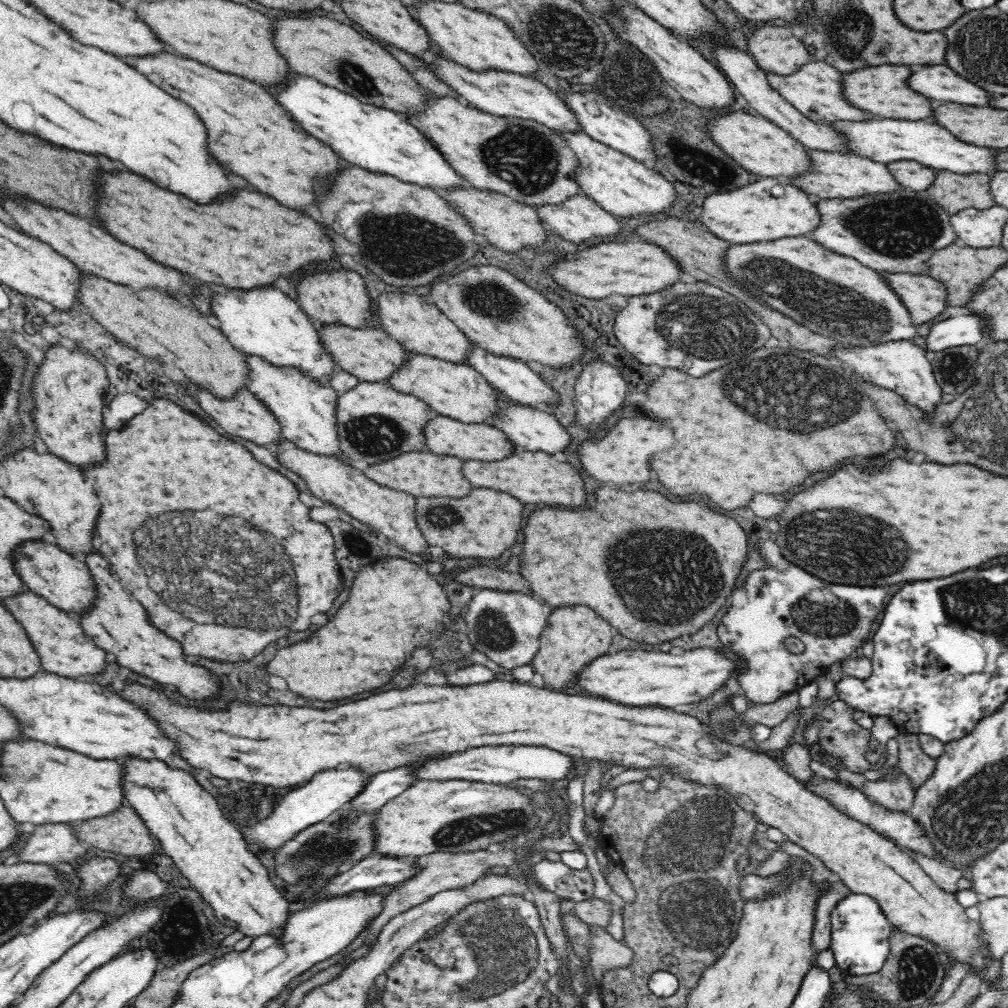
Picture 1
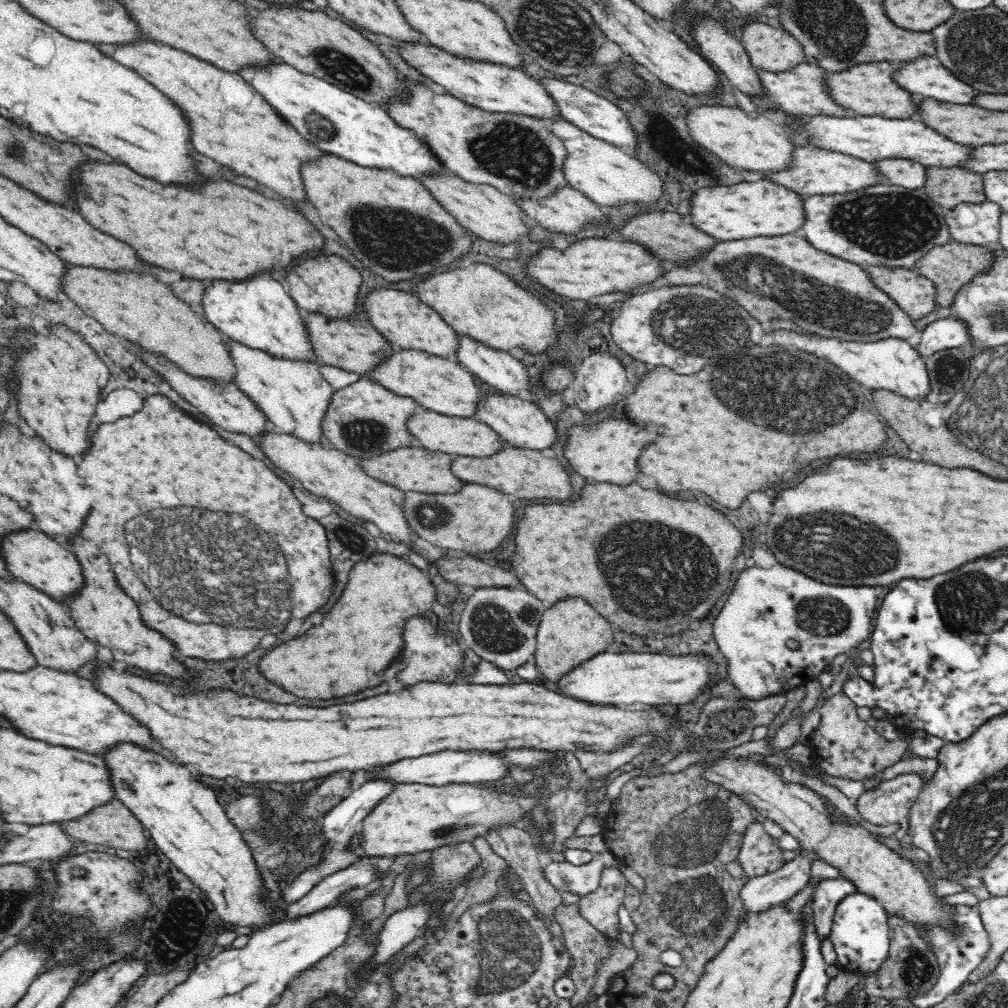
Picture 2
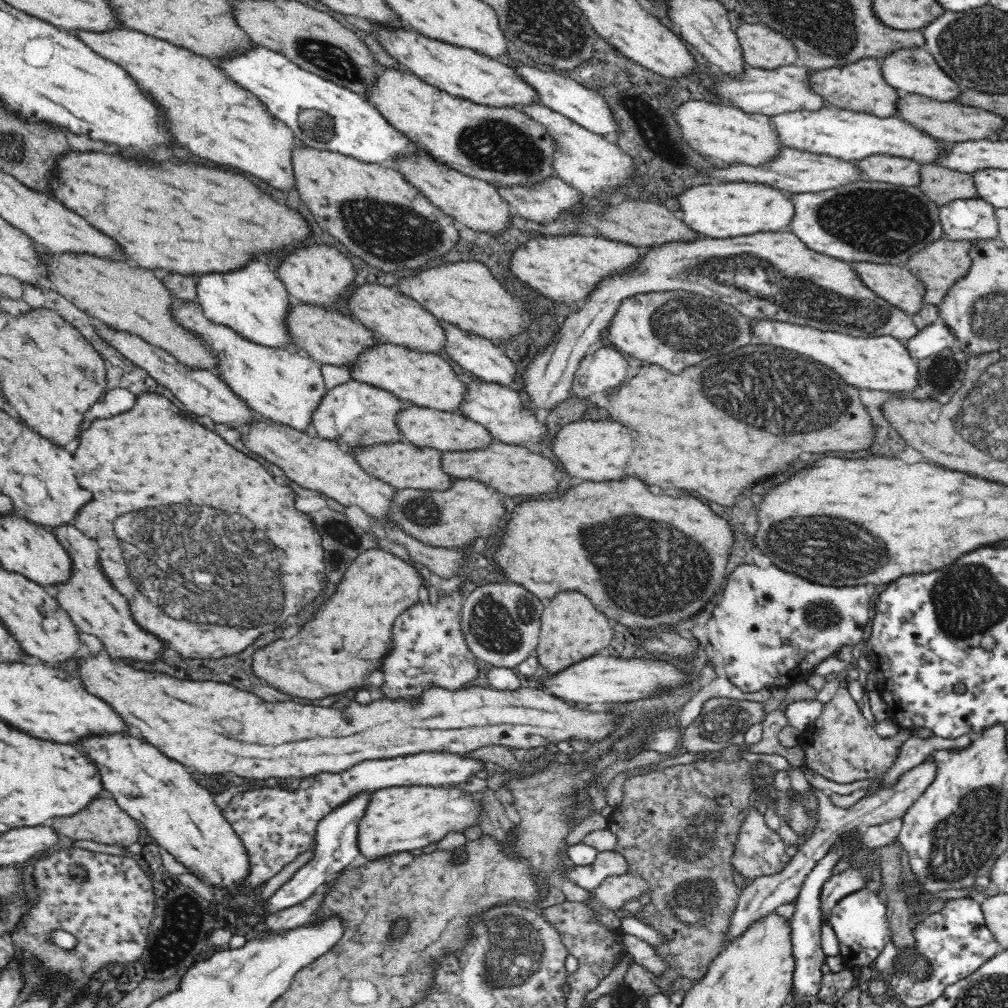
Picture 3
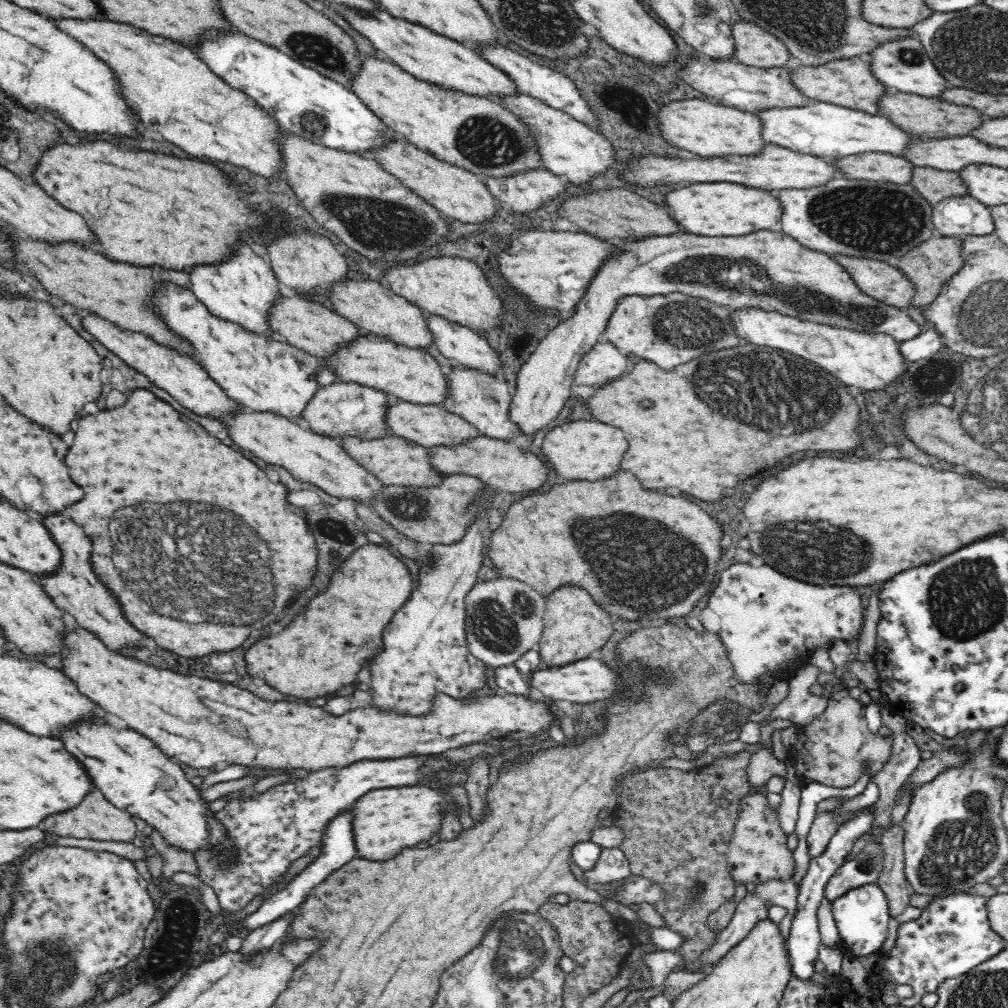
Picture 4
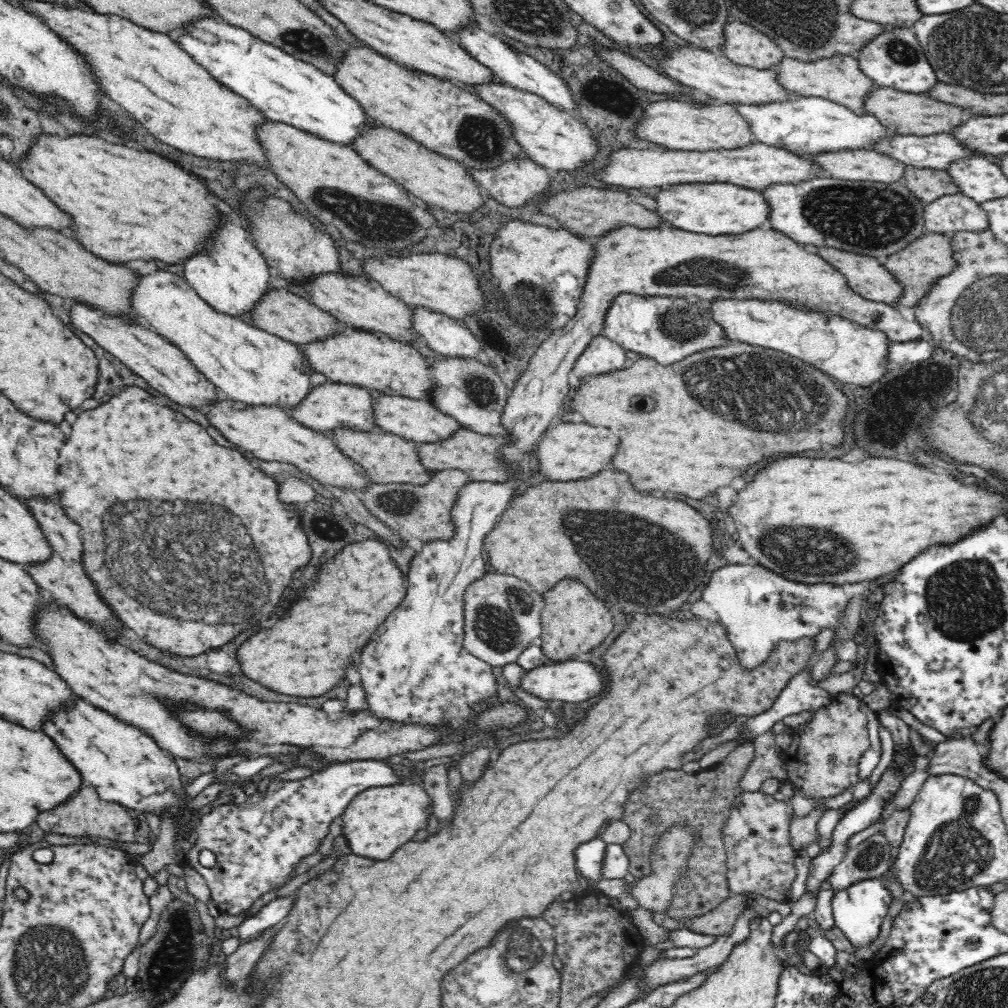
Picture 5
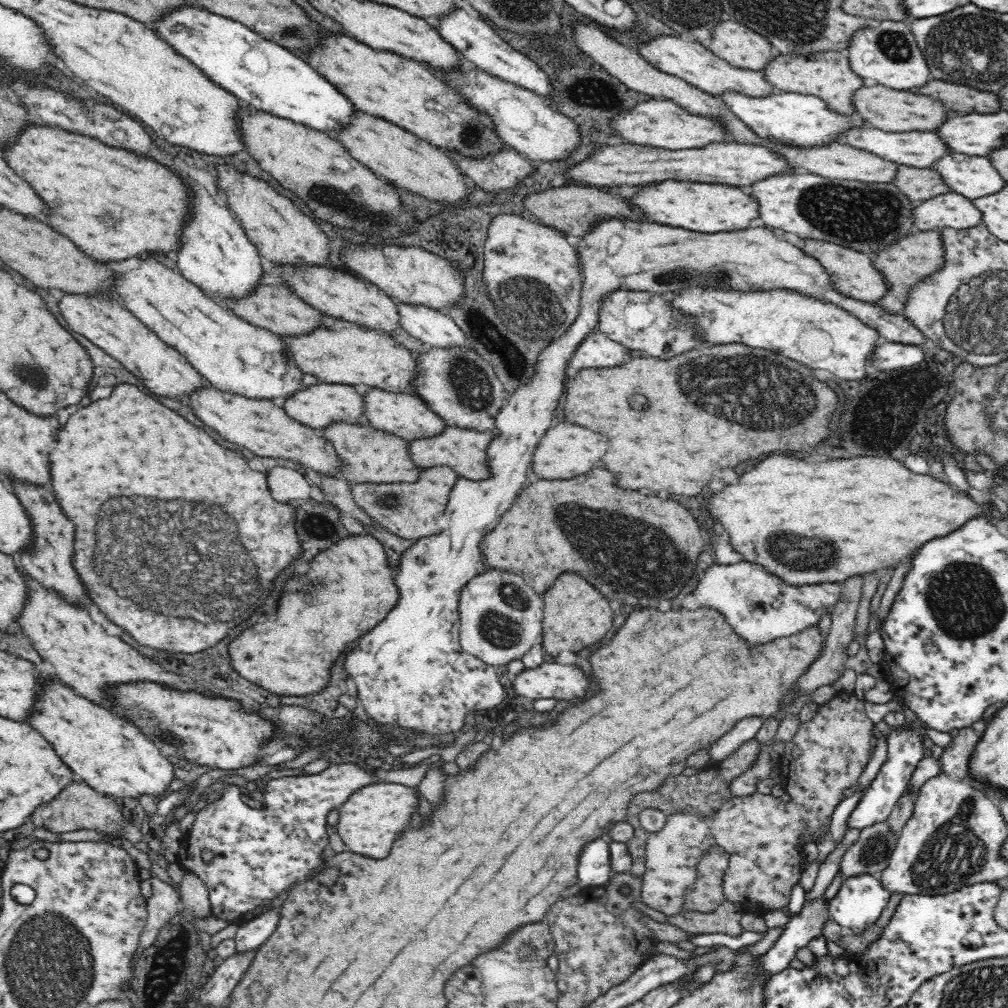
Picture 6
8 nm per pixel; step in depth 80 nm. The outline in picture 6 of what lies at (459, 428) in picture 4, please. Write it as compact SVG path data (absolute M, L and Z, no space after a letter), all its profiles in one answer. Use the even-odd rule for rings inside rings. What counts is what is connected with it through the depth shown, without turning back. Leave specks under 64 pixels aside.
M371 388L364 395L365 418L367 424L375 429L386 431L407 441L432 438L442 434L450 424L428 408L428 405L414 394L391 393L388 391Z

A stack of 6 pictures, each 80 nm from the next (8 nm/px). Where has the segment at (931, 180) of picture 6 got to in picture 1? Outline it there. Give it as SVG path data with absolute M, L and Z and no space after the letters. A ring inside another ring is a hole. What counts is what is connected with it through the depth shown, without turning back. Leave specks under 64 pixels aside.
M937 171L935 181L926 191L950 215L964 209L986 210L996 205L991 193L991 178L982 173L964 175Z

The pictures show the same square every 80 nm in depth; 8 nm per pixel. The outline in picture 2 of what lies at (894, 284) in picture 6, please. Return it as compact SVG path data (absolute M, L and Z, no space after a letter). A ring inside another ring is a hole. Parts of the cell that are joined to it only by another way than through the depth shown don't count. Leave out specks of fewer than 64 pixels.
M952 241L945 245L933 246L932 250L916 262L916 271L937 286L936 302L943 307L952 306L956 293L976 275L985 273L996 262L994 247L962 244Z

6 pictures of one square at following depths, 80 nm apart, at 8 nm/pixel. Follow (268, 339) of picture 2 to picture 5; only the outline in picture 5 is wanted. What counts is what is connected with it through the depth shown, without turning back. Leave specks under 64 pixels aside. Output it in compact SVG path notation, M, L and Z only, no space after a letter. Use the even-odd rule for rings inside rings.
M222 213L221 218L220 228L214 234L214 242L208 246L208 252L184 262L185 278L210 308L255 325L251 312L255 304L270 290L267 260L248 242L247 230L234 215Z

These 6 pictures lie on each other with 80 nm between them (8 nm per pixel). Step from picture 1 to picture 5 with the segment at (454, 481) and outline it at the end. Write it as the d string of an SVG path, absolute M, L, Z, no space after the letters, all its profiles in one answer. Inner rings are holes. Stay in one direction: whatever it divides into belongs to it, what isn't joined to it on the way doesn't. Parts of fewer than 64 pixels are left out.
M339 428L334 431L335 445L346 455L354 460L365 473L372 478L372 483L377 484L408 484L426 486L432 482L432 473L420 463L418 444L414 441L397 437L395 434L383 431L369 432L354 429Z

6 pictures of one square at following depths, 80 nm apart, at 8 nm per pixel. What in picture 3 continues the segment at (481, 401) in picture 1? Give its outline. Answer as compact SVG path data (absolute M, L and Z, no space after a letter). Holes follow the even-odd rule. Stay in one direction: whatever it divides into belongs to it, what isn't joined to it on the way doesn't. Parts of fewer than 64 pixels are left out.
M380 343L366 349L350 369L354 380L389 390L398 398L409 401L411 405L463 414L461 402L467 395L467 384L462 381L462 375L458 375L452 365L436 353Z

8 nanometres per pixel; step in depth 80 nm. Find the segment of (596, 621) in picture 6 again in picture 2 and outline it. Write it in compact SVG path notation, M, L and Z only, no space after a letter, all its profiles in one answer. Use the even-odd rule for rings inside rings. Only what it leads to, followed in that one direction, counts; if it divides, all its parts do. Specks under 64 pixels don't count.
M582 598L560 599L544 611L537 628L537 647L532 661L538 667L543 682L554 687L557 682L580 663L604 652L612 644L612 628L606 618Z

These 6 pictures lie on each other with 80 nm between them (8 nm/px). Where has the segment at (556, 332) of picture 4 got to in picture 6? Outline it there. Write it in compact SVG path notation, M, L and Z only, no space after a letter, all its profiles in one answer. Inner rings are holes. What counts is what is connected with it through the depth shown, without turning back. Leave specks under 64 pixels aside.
M604 219L600 221L577 244L582 261L583 287L581 290L580 312L564 334L548 341L548 346L538 354L532 378L516 387L509 394L495 418L495 428L500 434L487 448L492 477L486 480L468 480L460 477L452 488L444 516L438 519L441 531L435 535L419 538L416 544L406 550L396 568L395 583L400 589L398 606L370 630L356 650L346 656L344 668L358 684L358 700L362 702L366 714L374 723L392 724L398 728L412 728L428 734L459 733L465 718L473 710L497 708L504 696L504 686L498 681L498 674L493 666L486 664L465 652L461 648L459 632L459 598L462 590L476 575L482 574L489 567L480 548L483 538L500 523L500 516L512 506L516 496L528 482L536 447L544 433L550 428L554 412L558 408L560 397L565 394L566 367L572 355L579 349L580 343L599 328L599 310L601 300L615 290L646 291L665 297L678 294L687 287L734 291L769 291L788 289L812 299L832 303L854 315L864 324L879 332L882 340L908 343L920 346L926 342L926 335L917 329L903 313L892 314L877 303L858 300L842 294L833 283L831 274L814 257L802 249L777 236L769 227L748 227L744 230L722 232L722 234L696 234L696 232L673 226L632 222L632 219Z

